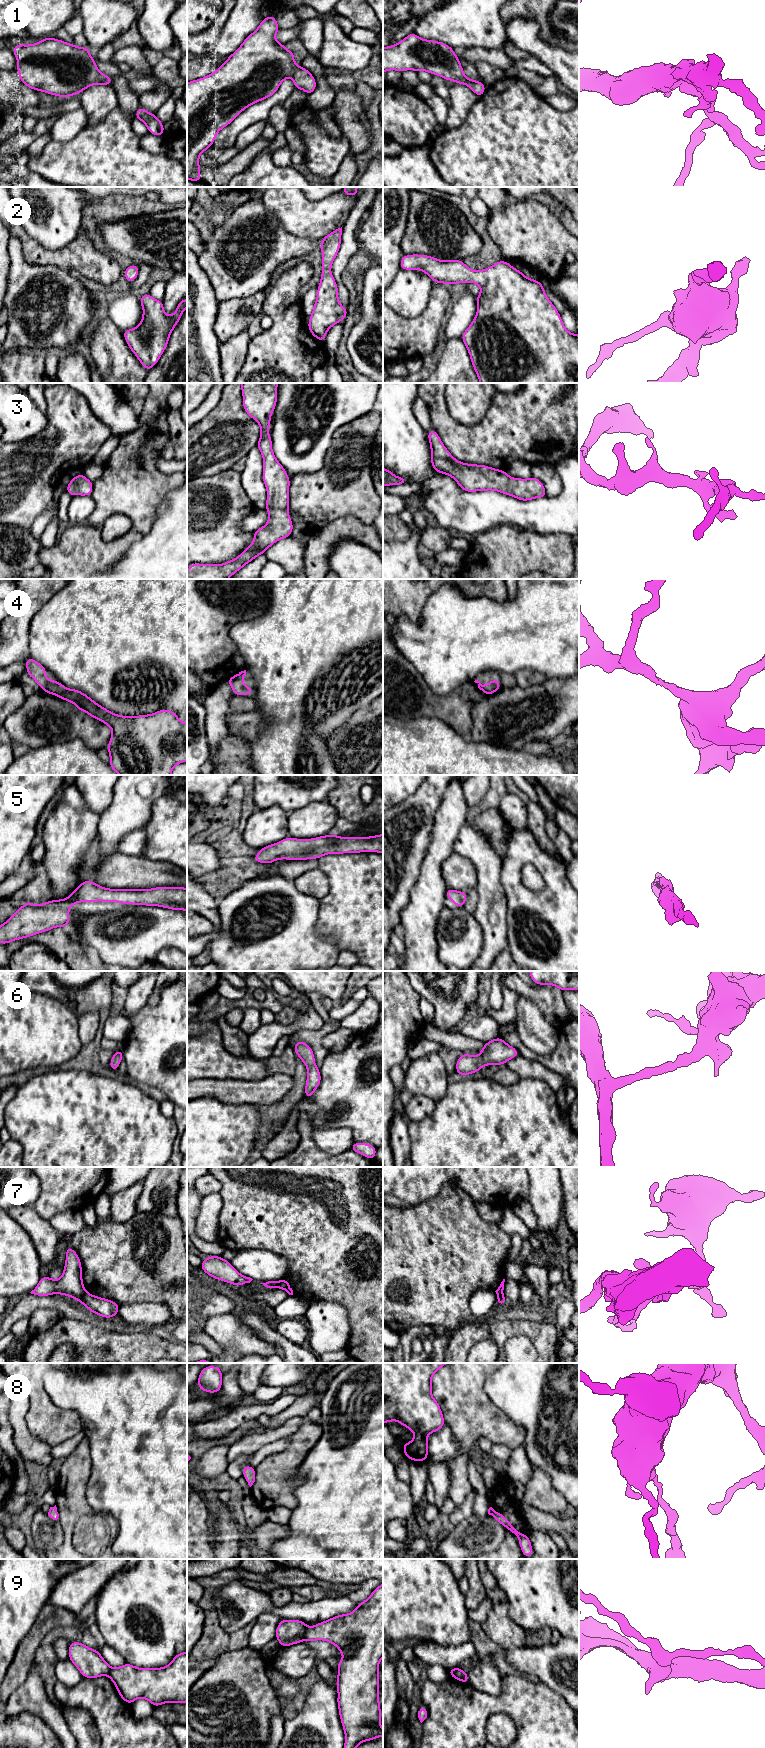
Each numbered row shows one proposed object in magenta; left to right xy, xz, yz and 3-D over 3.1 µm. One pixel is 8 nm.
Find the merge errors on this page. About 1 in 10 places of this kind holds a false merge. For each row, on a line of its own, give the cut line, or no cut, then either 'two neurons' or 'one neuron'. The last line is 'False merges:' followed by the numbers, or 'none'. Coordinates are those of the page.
1: cut none; one neuron
2: cut none; one neuron
3: cut none; one neuron
4: cut none; one neuron
5: cut none; one neuron
6: cut none; one neuron
7: cut xy (85, 1291), (79, 1300); two neurons
8: cut none; one neuron
9: cut xz (307, 1627), (303, 1639); two neurons
False merges: 7, 9

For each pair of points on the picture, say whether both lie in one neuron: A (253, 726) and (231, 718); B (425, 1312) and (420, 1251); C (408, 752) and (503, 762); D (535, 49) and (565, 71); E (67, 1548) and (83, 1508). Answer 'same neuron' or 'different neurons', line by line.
A: same neuron
B: same neuron
C: same neuron
D: same neuron
E: same neuron

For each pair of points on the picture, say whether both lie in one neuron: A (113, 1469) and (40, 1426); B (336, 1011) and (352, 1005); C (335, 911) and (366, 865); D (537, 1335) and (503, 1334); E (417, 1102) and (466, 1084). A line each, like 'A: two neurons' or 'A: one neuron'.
A: two neurons
B: one neuron
C: one neuron
D: one neuron
E: two neurons

